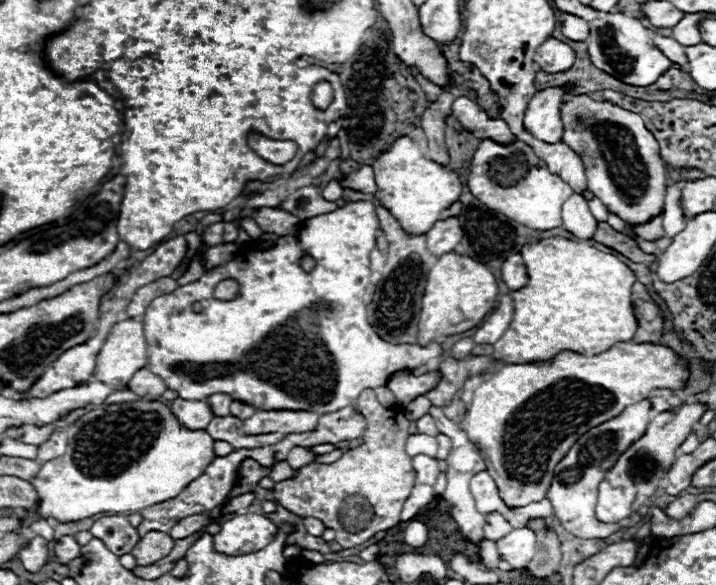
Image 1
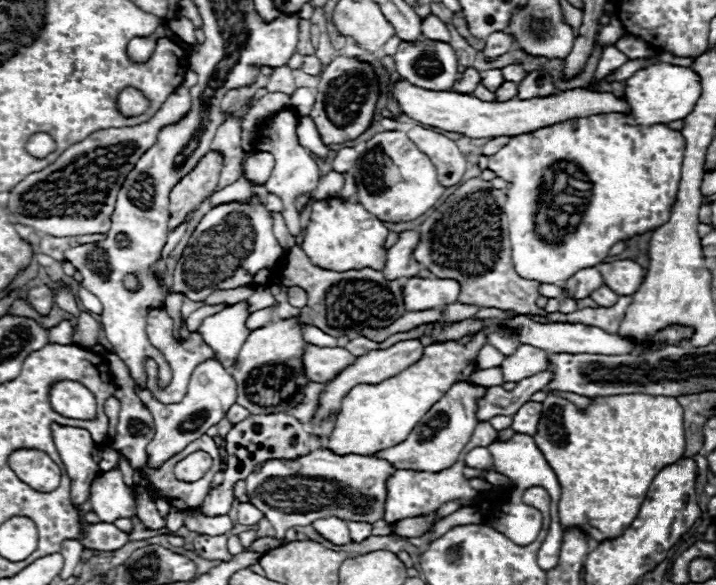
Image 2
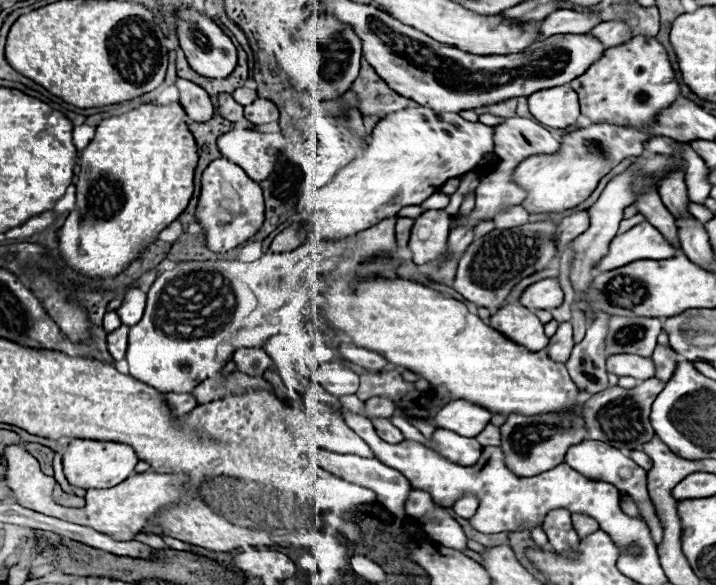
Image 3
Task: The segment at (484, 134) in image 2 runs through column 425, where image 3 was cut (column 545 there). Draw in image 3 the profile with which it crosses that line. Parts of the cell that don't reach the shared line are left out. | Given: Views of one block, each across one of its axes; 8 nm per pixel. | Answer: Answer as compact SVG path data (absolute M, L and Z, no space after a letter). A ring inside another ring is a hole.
M570 84L538 90L530 94L528 106L532 116L550 128L566 128L574 124L580 116L578 96L570 88Z

